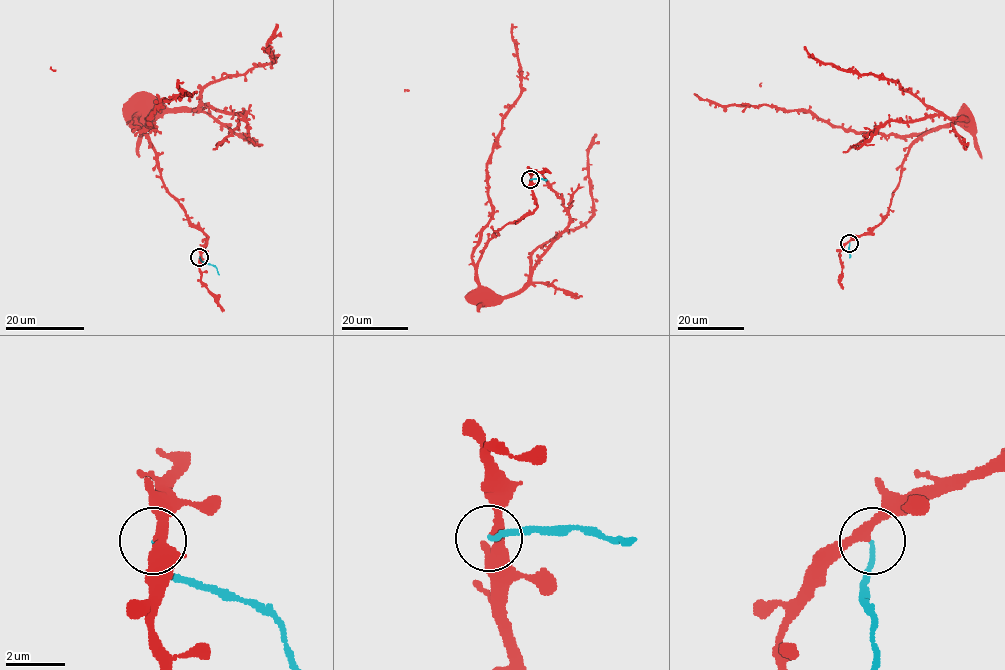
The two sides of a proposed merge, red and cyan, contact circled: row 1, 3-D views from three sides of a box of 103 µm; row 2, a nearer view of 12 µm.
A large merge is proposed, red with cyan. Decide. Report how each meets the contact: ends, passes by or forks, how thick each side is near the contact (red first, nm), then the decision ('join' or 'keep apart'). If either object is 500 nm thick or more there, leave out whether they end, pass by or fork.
red passes by; cyan ends; calibres 280 and 150 nm; keep apart

